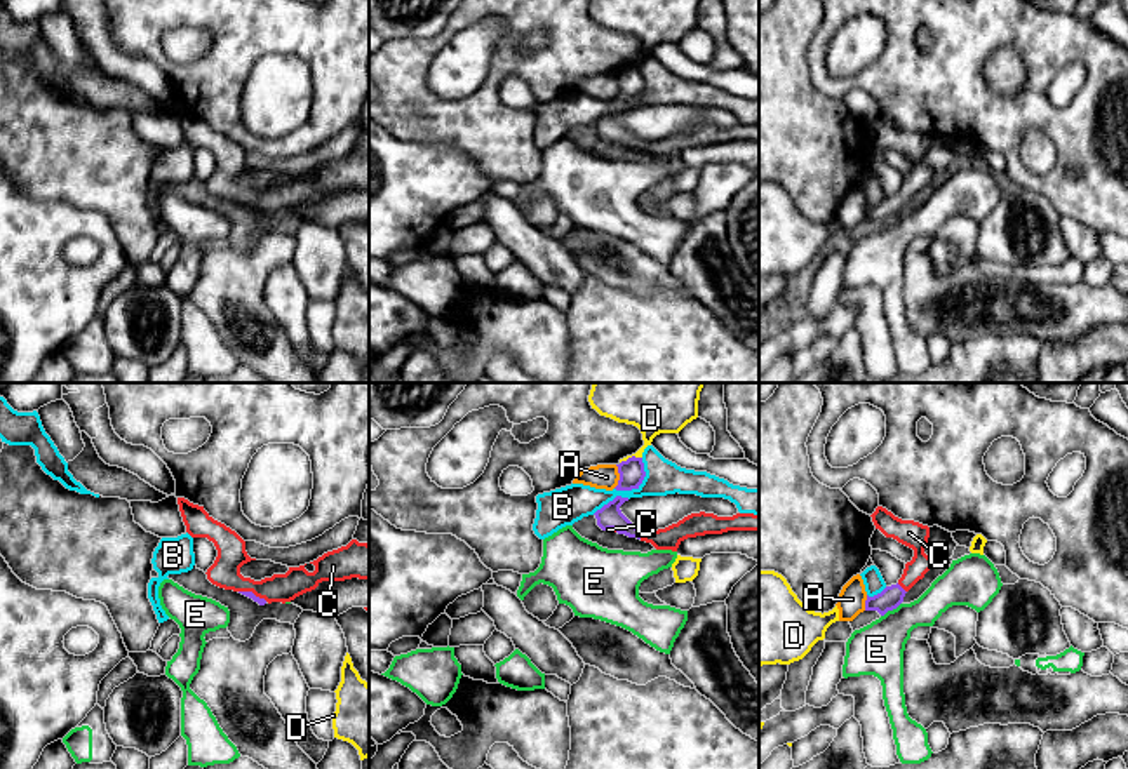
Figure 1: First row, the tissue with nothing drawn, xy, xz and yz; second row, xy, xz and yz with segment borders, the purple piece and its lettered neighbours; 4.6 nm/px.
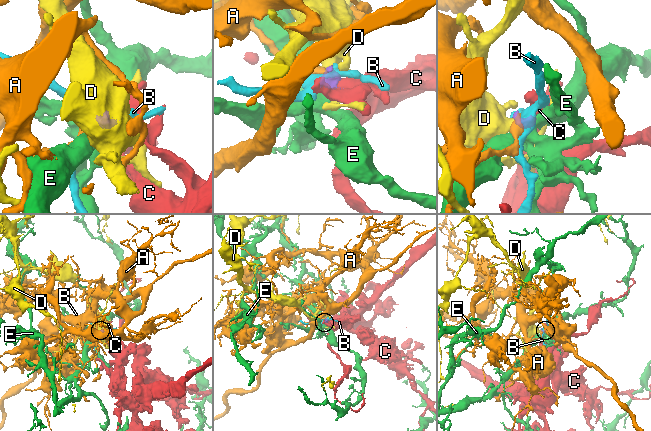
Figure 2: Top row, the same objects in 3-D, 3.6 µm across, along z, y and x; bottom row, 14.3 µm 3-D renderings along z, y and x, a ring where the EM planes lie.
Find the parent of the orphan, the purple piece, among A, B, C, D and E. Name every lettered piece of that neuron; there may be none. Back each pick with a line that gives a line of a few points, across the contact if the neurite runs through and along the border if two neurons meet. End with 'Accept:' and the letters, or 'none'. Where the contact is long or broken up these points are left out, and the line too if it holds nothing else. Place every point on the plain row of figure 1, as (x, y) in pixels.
C: Line: yz (890, 207), (902, 199), (918, 176), (914, 147)
Accept: C

